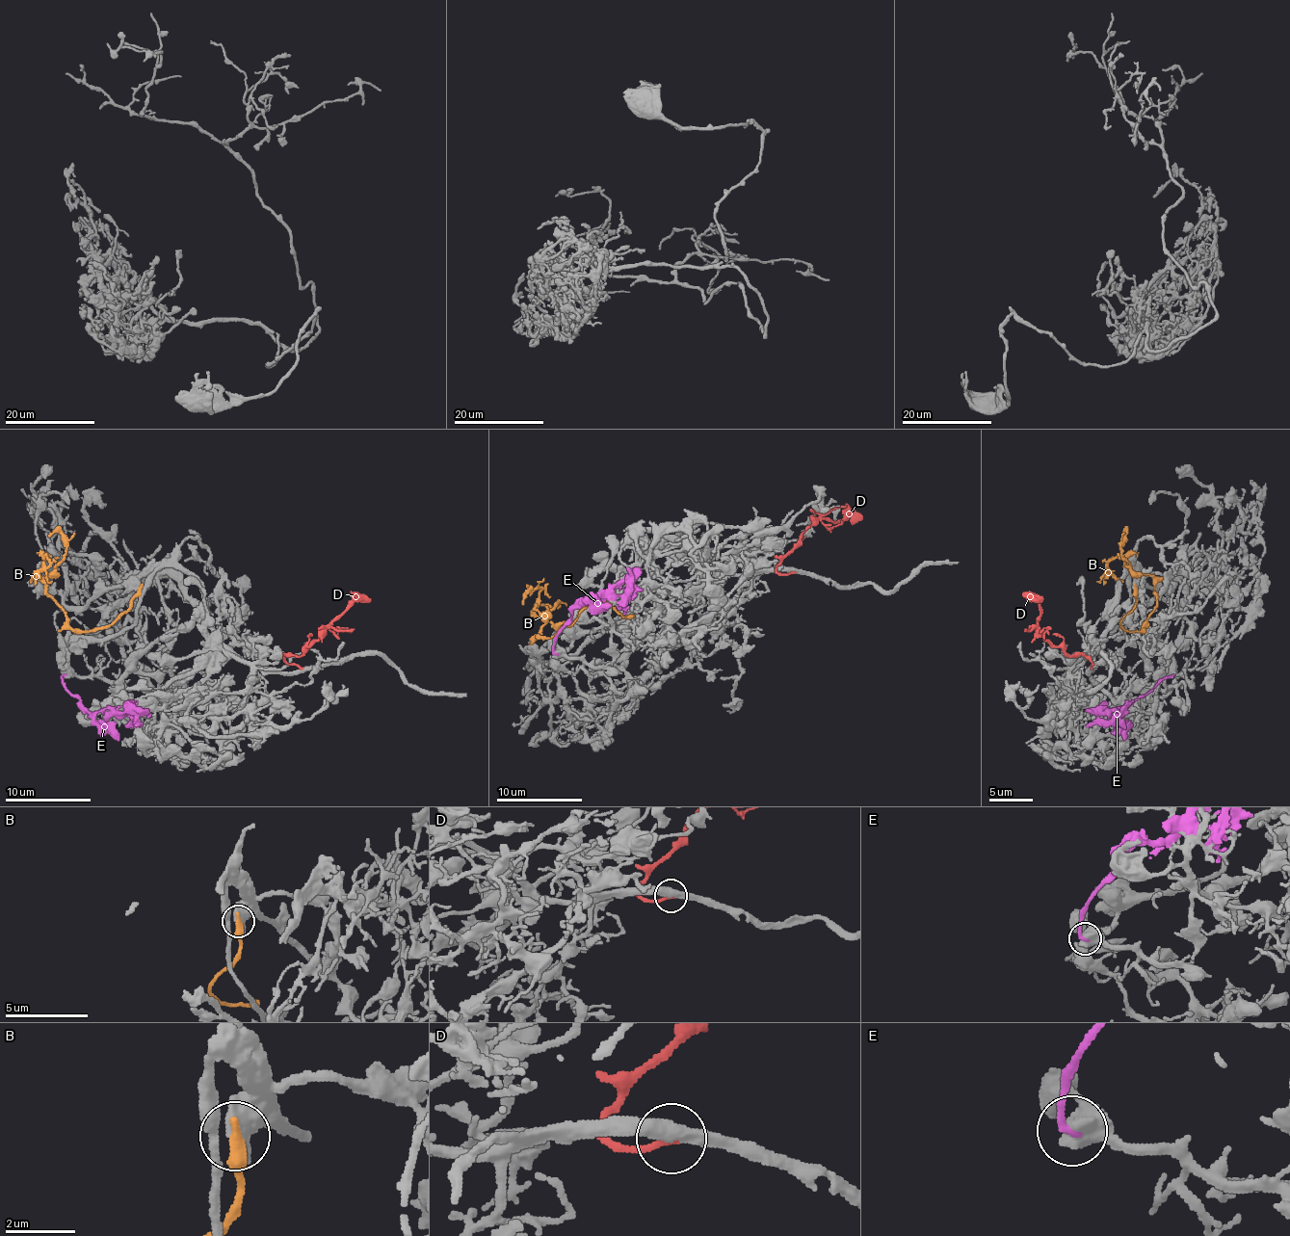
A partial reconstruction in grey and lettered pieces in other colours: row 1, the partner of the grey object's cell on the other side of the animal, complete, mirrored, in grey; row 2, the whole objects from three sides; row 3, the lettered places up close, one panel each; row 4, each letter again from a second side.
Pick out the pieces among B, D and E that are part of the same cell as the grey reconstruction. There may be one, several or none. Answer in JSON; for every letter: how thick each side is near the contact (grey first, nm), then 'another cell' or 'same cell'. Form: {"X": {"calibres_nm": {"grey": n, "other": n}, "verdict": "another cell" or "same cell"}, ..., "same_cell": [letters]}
{"B": {"calibres_nm": {"grey": 500, "other": 440}, "verdict": "another cell"}, "D": {"calibres_nm": {"grey": 400, "other": 190}, "verdict": "same cell"}, "E": {"calibres_nm": {"grey": 480, "other": 220}, "verdict": "another cell"}, "same_cell": ["D"]}

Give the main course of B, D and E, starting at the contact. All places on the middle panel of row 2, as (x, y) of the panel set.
B: (632, 617), (606, 601), (549, 638), (539, 636), (539, 592), (533, 589), (521, 603)
D: (793, 571), (780, 573), (776, 566), (810, 524), (819, 519), (841, 521), (847, 515), (862, 515)
E: (556, 653), (554, 638), (578, 606), (594, 603), (640, 566)

